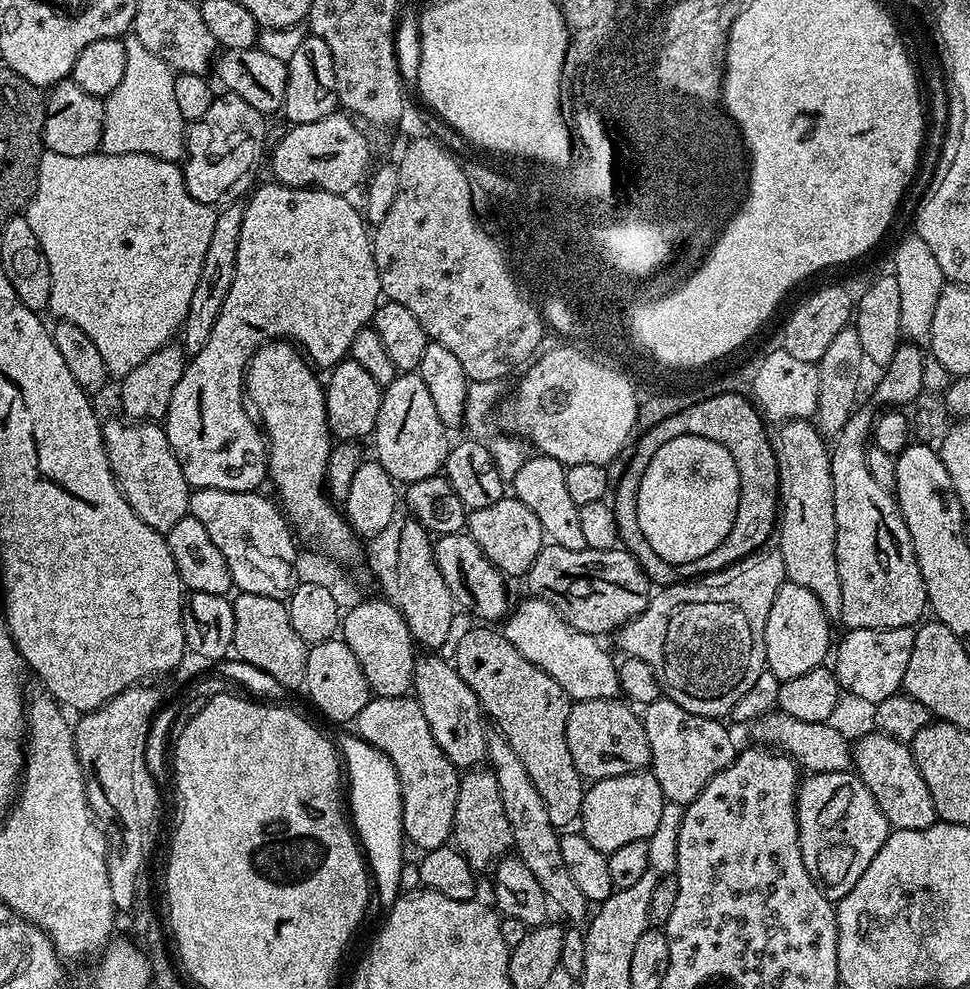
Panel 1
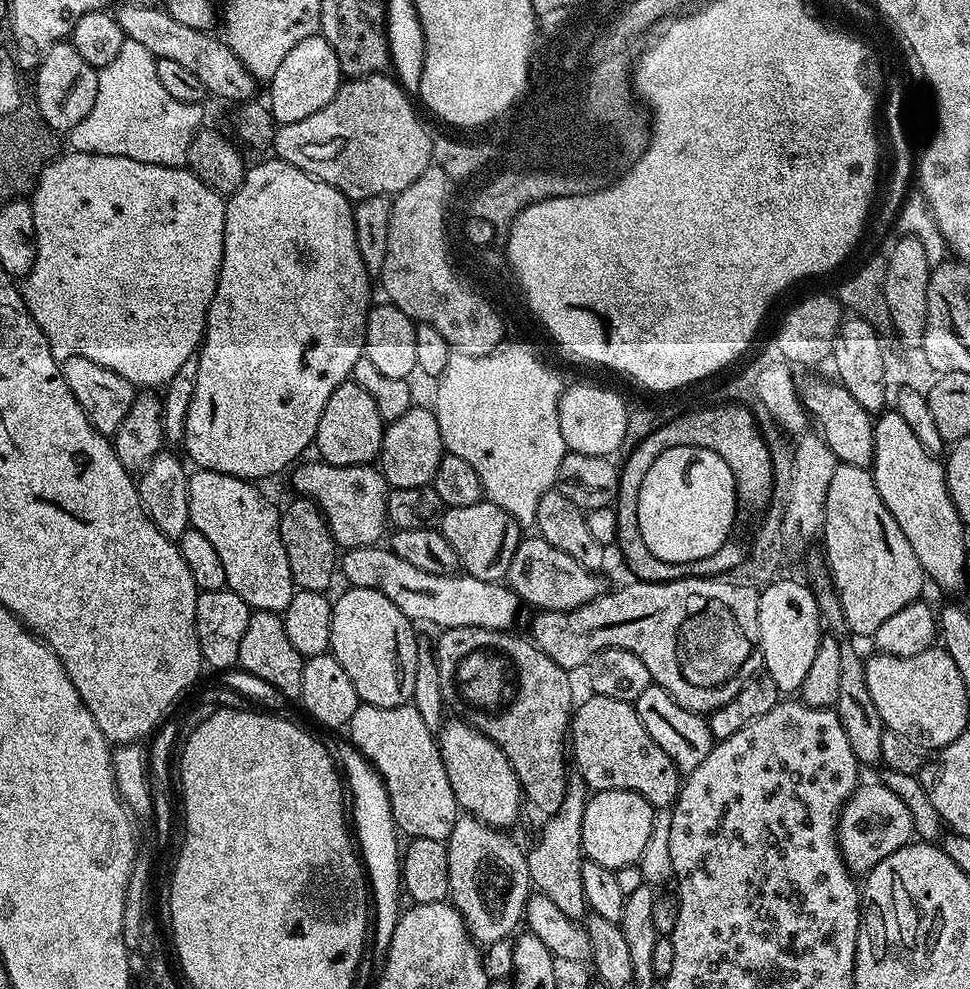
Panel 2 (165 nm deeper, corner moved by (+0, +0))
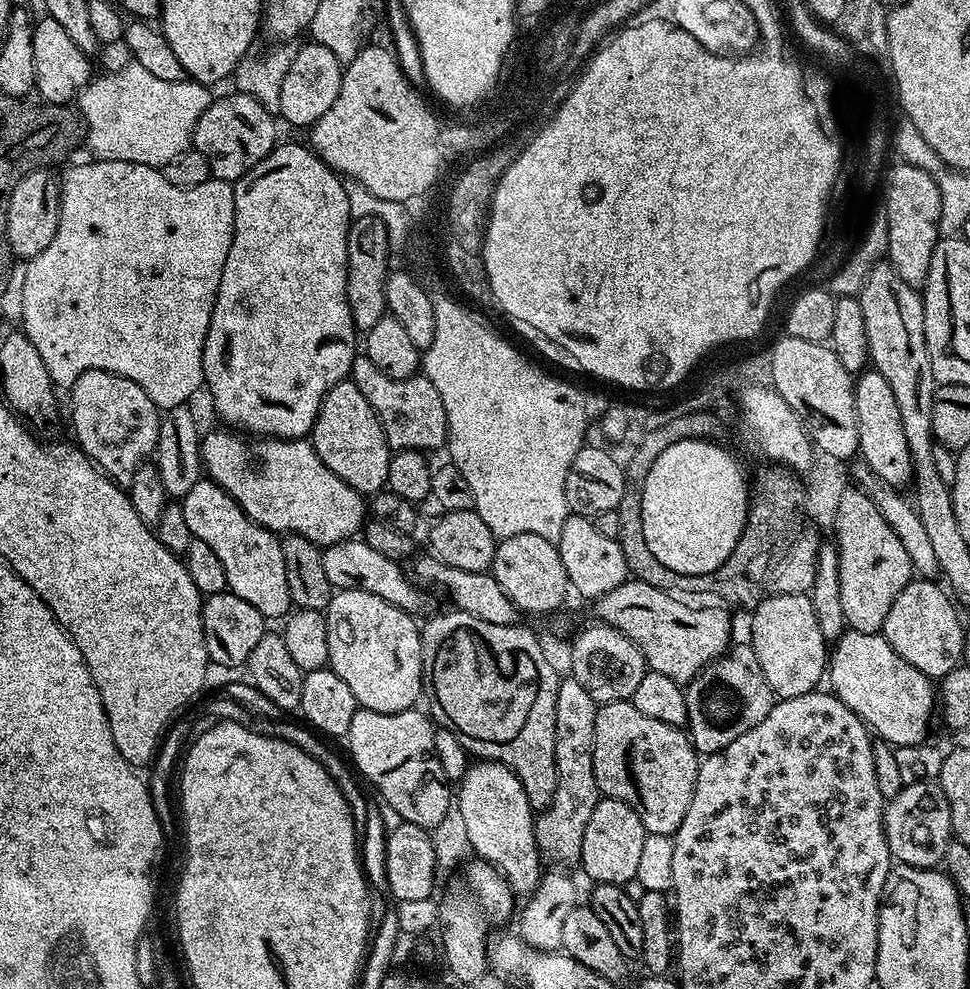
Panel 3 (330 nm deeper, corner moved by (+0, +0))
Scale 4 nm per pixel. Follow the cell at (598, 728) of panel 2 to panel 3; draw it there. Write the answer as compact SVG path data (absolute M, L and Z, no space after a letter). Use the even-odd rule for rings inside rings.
M619 700L597 707L594 718L594 778L600 788L601 797L626 802L638 814L645 833L654 835L676 835L678 826L682 826L682 818L686 818L686 810L690 806L690 798L694 794L694 782L700 769L698 753L683 731L671 728L669 724L650 719L631 700Z

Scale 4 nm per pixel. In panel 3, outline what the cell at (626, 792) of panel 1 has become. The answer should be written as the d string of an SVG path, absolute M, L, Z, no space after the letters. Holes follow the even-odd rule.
M601 798L598 806L594 806L594 814L590 814L590 822L586 822L586 834L582 834L582 854L578 861L579 867L584 867L585 874L590 878L589 881L622 886L627 880L636 876L645 835L642 822L630 805L626 802Z

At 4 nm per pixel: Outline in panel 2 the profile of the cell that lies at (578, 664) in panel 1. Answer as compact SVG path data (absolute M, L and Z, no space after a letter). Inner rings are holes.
M362 546L347 549L339 557L338 572L354 588L379 590L413 622L437 624L437 629L489 628L499 632L511 629L522 601L507 583L482 582L467 574L426 574L418 566L410 566L406 558L398 558L388 546Z

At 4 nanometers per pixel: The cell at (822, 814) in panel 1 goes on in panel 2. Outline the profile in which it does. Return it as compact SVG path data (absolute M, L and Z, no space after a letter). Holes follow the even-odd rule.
M881 782L861 783L844 803L836 822L836 845L840 848L840 856L844 865L856 874L871 872L882 858L913 840L912 818L906 802Z

